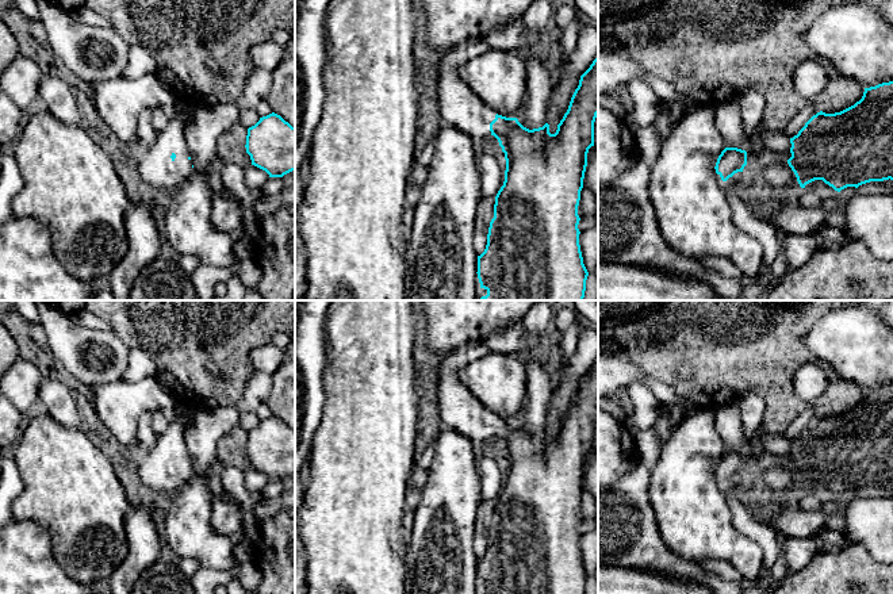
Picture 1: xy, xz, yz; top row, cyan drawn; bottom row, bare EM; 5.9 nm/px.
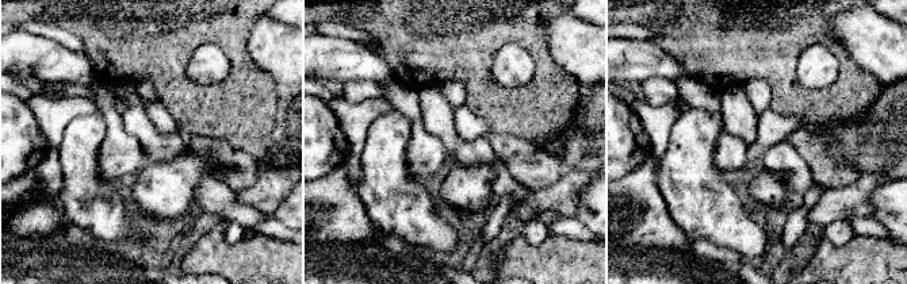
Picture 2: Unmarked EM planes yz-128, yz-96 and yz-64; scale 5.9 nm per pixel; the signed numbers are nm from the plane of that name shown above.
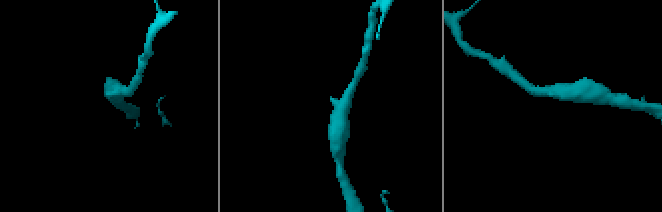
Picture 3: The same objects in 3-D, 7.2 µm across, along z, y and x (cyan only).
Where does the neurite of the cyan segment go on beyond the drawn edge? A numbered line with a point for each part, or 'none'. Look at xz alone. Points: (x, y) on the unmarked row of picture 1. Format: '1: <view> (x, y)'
1: xz (460, 410)

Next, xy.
1: xy (156, 471)

